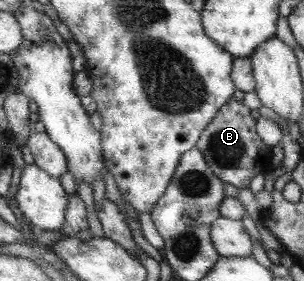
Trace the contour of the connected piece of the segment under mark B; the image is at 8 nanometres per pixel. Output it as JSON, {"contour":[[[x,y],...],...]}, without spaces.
{"contour":[[[232,99],[219,110],[212,124],[202,132],[197,147],[203,152],[217,177],[238,190],[249,188],[251,181],[259,173],[267,174],[273,168],[272,147],[267,146],[258,134],[258,120],[251,115],[251,108],[241,100]]]}

